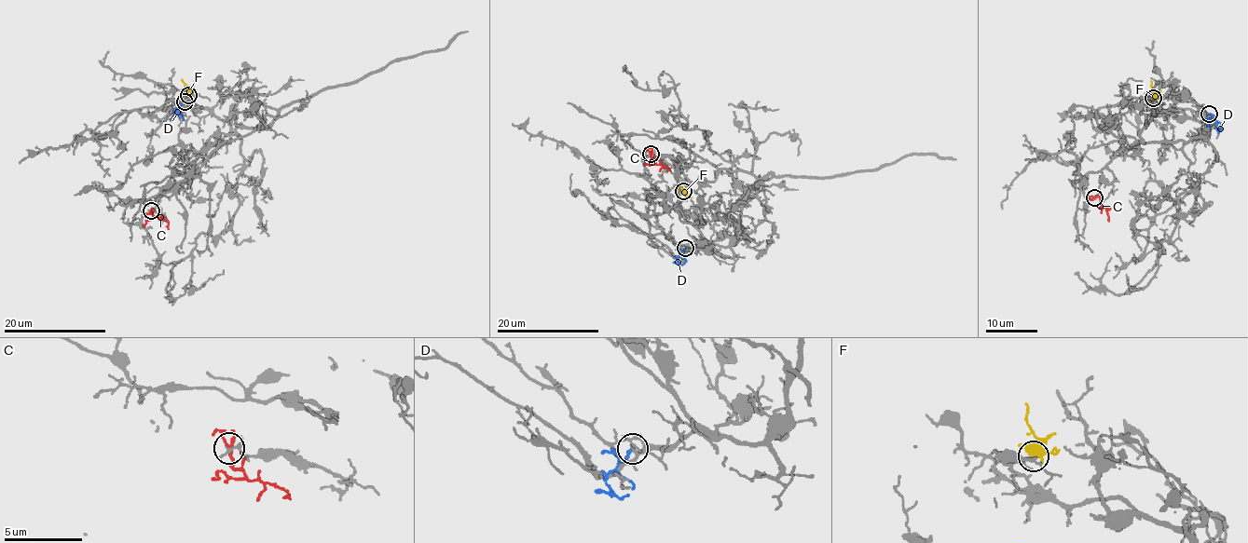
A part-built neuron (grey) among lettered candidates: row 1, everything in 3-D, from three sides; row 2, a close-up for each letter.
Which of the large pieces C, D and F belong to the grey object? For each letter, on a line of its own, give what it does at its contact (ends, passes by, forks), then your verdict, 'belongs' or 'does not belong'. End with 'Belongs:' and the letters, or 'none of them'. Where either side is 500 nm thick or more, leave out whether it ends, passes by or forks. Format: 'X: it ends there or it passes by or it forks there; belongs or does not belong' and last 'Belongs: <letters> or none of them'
C: it forks there; does not belong
D: it ends there; does not belong
F: it forks there; belongs
Belongs: F

